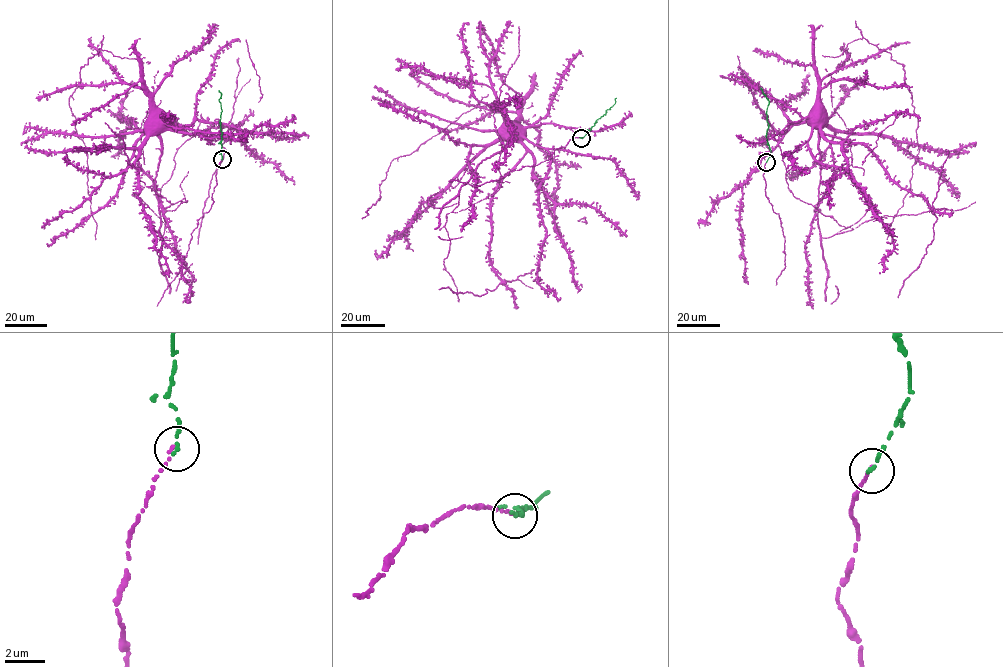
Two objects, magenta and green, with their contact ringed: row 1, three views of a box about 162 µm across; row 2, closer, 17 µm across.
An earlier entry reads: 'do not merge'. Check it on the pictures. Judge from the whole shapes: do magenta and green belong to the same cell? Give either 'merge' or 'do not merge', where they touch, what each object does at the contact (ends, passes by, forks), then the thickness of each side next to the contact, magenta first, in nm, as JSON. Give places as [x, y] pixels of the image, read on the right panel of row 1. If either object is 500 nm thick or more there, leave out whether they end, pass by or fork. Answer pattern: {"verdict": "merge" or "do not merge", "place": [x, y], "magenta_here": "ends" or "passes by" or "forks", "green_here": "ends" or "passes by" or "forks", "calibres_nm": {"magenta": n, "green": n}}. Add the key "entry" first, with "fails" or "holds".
{"entry": "fails", "verdict": "merge", "place": [766, 162], "magenta_here": "ends", "green_here": "ends", "calibres_nm": {"magenta": 150, "green": 200}}

